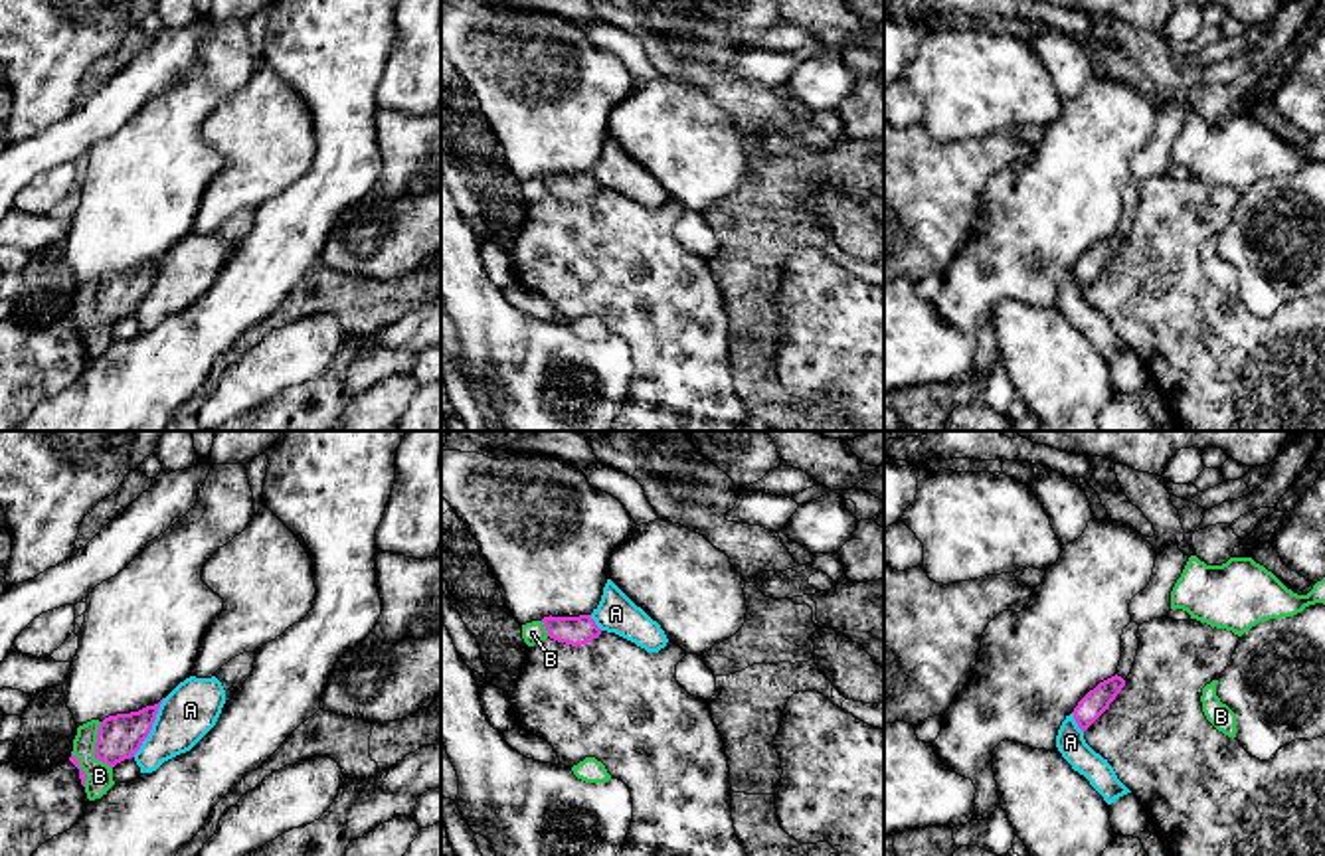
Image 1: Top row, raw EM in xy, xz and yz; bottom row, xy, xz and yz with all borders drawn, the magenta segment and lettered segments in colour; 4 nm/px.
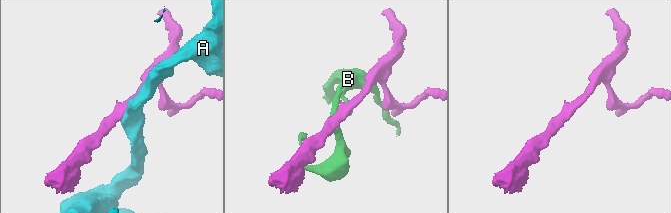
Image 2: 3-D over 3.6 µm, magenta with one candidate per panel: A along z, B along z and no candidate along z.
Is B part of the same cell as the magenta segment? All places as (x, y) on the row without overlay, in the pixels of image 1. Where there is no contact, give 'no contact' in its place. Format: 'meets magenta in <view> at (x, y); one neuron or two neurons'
meets magenta in xy at (95, 305); two neurons

